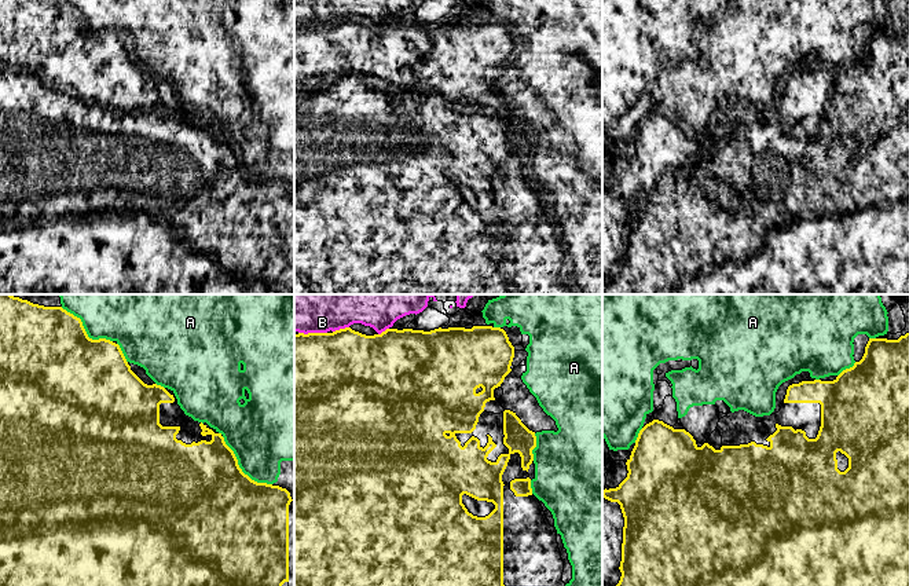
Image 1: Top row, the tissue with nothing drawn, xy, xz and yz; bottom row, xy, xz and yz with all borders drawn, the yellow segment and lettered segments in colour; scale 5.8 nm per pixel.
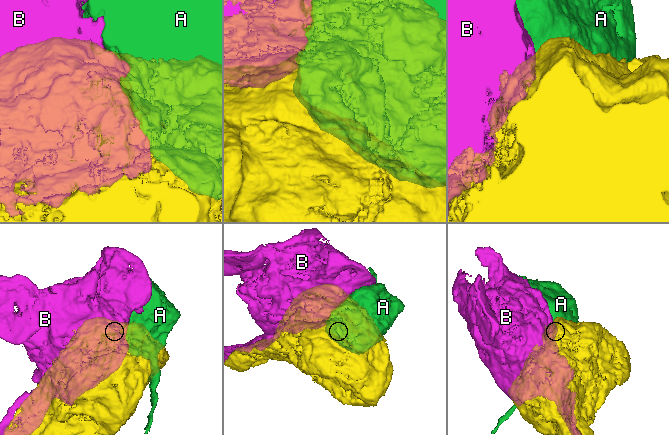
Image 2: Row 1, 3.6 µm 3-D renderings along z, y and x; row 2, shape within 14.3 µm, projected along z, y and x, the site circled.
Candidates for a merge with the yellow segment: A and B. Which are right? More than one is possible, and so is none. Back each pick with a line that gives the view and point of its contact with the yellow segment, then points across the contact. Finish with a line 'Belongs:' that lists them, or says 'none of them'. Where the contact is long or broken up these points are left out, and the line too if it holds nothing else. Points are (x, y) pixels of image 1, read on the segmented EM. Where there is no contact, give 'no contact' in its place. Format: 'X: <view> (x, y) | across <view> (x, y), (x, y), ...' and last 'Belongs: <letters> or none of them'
Belongs: none of them

